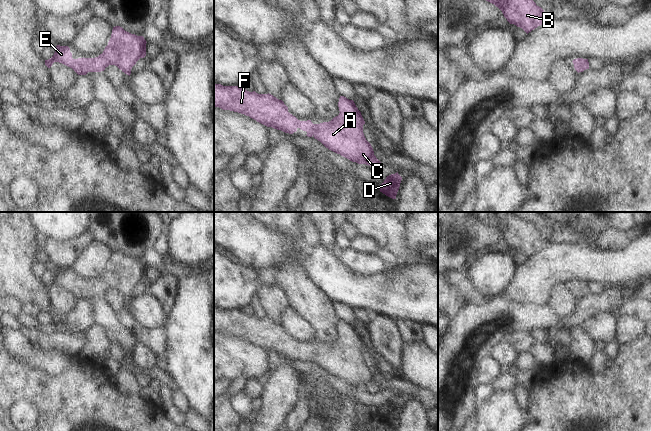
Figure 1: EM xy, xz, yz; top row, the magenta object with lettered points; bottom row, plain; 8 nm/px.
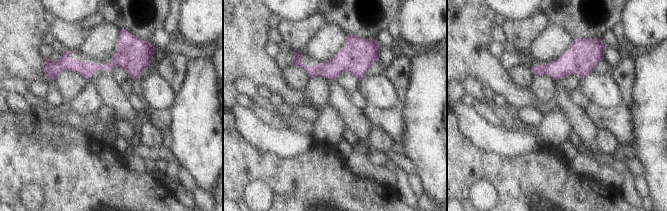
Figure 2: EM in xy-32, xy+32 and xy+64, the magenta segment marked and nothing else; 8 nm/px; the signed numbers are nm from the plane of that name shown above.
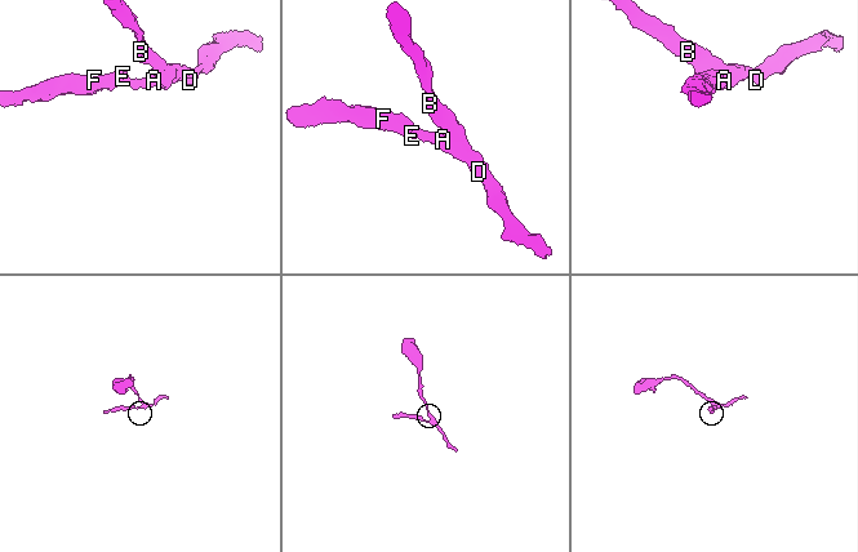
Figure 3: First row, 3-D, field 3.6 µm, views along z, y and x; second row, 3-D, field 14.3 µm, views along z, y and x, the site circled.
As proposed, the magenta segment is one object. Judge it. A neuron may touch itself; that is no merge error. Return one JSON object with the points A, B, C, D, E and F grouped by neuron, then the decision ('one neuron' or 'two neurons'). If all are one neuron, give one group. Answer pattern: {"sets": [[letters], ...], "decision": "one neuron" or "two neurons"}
{"sets": [["A", "B", "C", "D", "E", "F"]], "decision": "one neuron"}

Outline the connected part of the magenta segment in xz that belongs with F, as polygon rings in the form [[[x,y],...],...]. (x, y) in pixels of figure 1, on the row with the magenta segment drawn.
[[[214,83],[214,106],[223,110],[244,114],[267,127],[272,127],[285,133],[293,134],[300,128],[307,132],[306,136],[313,136],[329,150],[340,154],[352,162],[369,166],[383,166],[374,155],[371,144],[364,136],[363,125],[365,121],[361,112],[358,110],[353,100],[349,100],[344,96],[340,96],[339,98],[339,115],[329,122],[320,124],[313,124],[311,120],[300,121],[288,112],[288,107],[282,100],[277,99],[269,93],[258,94],[255,91],[249,92],[242,86],[223,86]]]

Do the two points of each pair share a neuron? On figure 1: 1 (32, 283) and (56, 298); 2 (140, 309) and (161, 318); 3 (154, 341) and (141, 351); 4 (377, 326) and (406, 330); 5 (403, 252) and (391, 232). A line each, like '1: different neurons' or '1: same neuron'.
1: different neurons
2: same neuron
3: different neurons
4: different neurons
5: same neuron

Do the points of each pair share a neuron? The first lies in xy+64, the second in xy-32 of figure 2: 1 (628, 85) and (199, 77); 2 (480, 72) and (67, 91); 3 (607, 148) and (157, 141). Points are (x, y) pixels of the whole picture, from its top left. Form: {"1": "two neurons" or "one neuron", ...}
{"1": "two neurons", "2": "two neurons", "3": "one neuron"}

